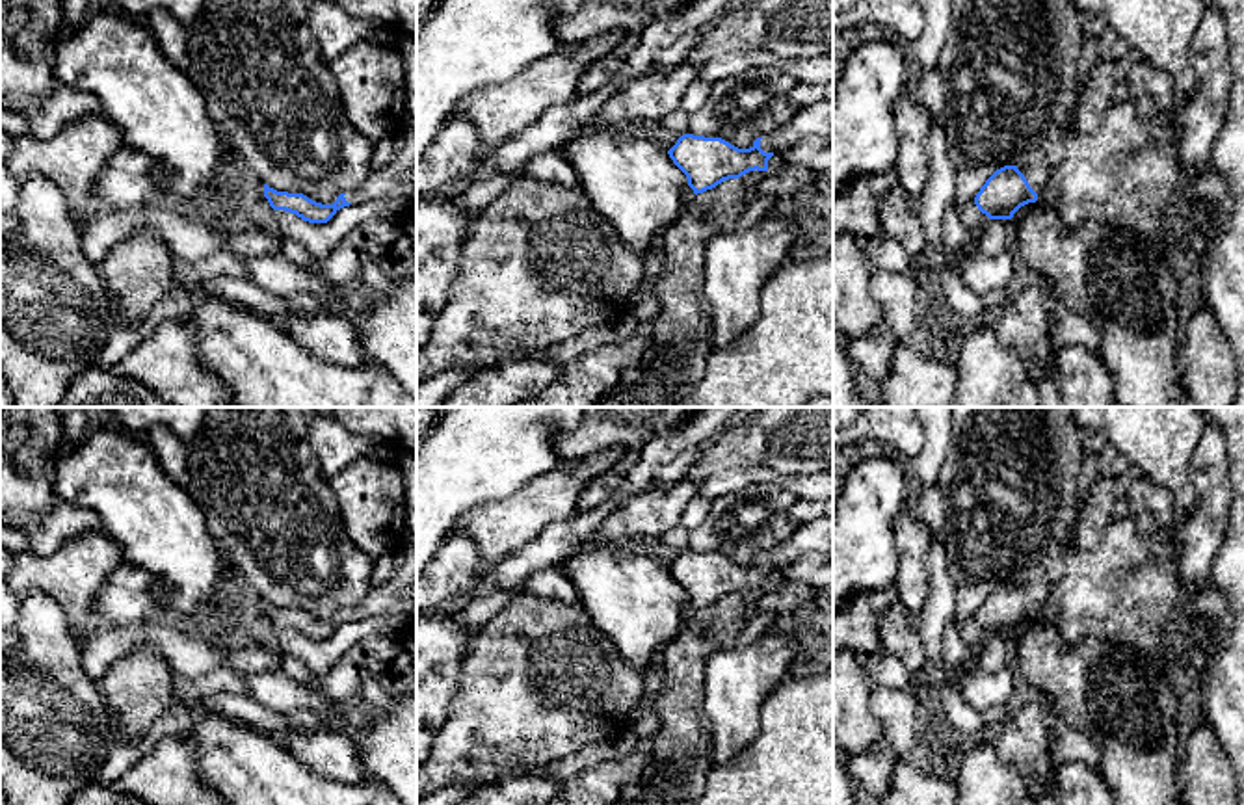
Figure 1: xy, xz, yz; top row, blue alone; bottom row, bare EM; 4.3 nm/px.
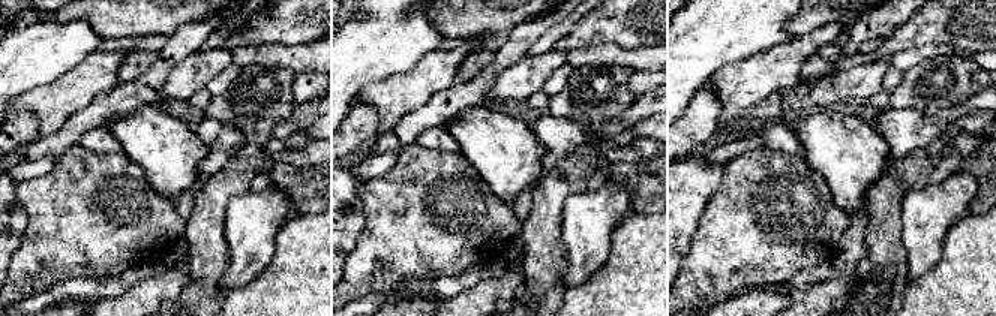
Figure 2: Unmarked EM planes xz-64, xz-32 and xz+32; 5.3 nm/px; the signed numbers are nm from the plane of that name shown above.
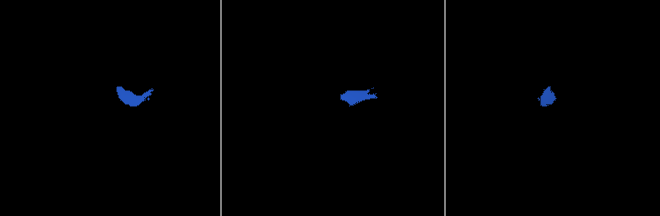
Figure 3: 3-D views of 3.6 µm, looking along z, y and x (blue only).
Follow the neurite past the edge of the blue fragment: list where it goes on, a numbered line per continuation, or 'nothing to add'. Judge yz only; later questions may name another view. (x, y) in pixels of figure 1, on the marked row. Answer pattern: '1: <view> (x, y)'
1: yz (1036, 164)

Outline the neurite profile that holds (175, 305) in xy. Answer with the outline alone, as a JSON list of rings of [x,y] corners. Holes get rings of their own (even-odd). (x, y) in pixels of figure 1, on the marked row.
[[[180,284],[167,292],[151,310],[141,325],[117,327],[102,346],[93,366],[115,368],[141,340],[164,322],[184,322],[193,309],[193,286]]]

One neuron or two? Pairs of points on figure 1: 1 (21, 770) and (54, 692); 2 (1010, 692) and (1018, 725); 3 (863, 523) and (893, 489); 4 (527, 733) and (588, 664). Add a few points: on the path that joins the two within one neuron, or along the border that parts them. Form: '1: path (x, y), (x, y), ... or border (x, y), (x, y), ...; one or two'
1: path (38, 752), (38, 711); one
2: border (1021, 699), (1012, 709); two
3: path (873, 514), (882, 508), (884, 499); one
4: path (536, 716), (571, 681); one

